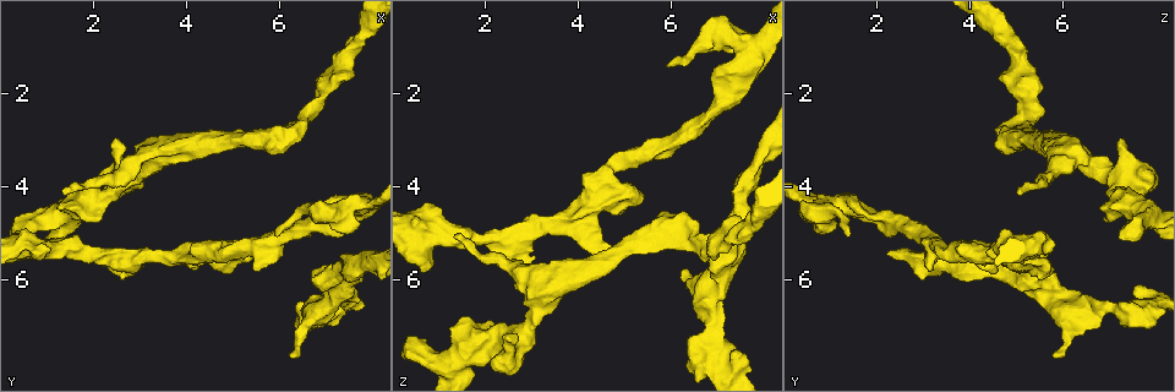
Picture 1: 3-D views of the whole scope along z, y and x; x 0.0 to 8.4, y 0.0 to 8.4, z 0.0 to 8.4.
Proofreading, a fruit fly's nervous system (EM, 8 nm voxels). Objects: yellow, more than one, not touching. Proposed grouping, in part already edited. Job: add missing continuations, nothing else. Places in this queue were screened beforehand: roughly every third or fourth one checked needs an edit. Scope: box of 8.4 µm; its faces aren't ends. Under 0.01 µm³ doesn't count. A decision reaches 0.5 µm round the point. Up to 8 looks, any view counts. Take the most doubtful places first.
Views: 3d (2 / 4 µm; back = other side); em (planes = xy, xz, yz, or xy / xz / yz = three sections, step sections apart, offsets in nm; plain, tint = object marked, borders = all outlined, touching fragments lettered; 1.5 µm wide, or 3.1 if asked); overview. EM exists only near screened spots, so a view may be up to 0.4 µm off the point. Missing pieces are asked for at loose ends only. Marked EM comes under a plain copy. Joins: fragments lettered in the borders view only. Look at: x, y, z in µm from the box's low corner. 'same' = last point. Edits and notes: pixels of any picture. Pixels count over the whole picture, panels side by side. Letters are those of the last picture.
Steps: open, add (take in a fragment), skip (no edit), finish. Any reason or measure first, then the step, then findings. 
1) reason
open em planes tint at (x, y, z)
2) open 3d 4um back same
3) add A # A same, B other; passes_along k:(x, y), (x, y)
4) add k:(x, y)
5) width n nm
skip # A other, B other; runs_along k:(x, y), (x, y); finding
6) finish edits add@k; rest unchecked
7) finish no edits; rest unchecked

an open end
open 3d 4um at (1.35, 4.20, 5.10)

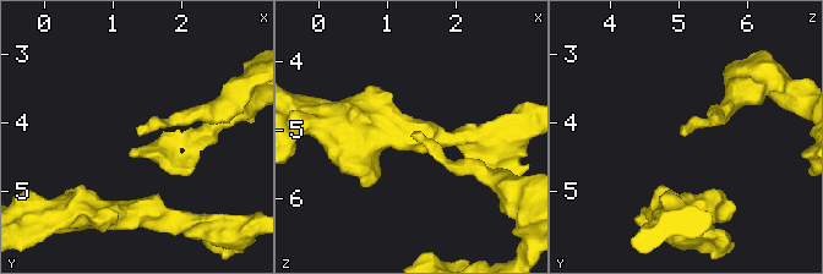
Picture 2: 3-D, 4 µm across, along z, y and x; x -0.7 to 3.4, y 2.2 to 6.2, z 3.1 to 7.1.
need the tissue
open em xy step 8 borders at (1.35, 4.15, 5.05)

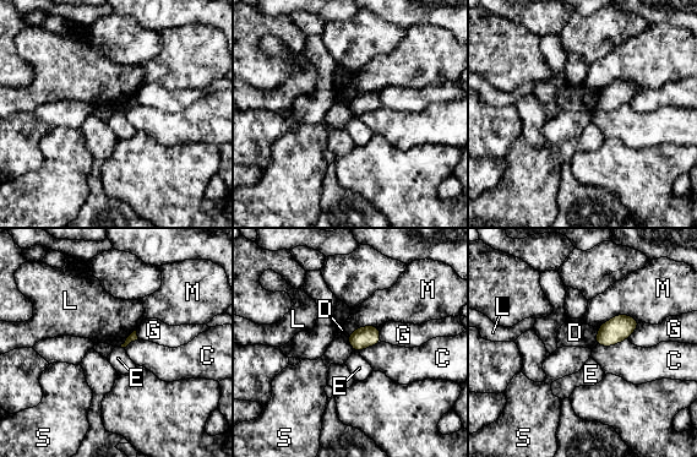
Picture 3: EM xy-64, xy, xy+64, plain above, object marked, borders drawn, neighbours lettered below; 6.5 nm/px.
skip # C other, D other, E other, G other, L other, M other, S other; border 3:(347, 337), (354, 351); none of them fits

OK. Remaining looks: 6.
an open end
open em xz step 8 tint at (5.95, 5.05, 1.45)

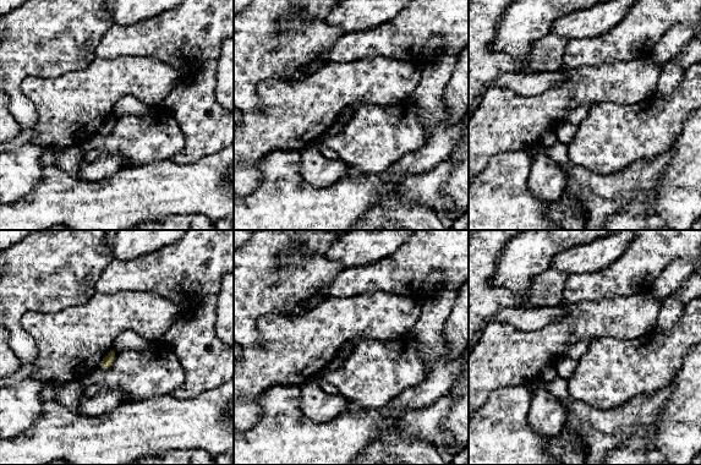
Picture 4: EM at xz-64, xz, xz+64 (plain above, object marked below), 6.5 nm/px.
open em planes borders same

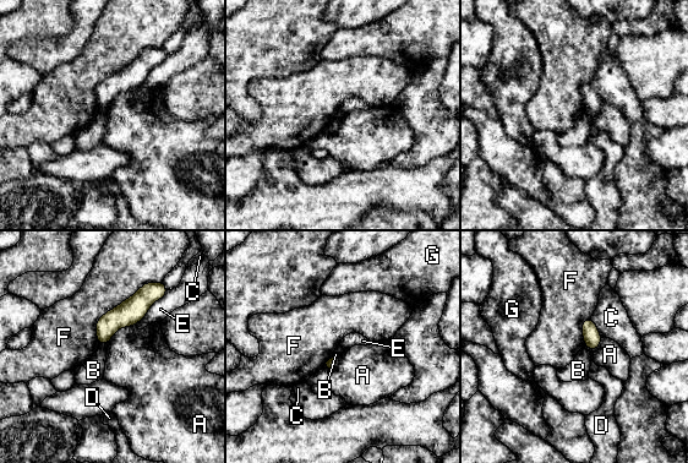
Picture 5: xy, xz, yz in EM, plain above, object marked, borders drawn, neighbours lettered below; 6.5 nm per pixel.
skip # A other, B other, C other, D other, E other, F other, G other; border 5:(135, 323), (120, 327), (105, 346); none of them fits

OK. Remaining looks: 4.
an open end
open 3d 4um at (6.35, 7.55, 5.80)

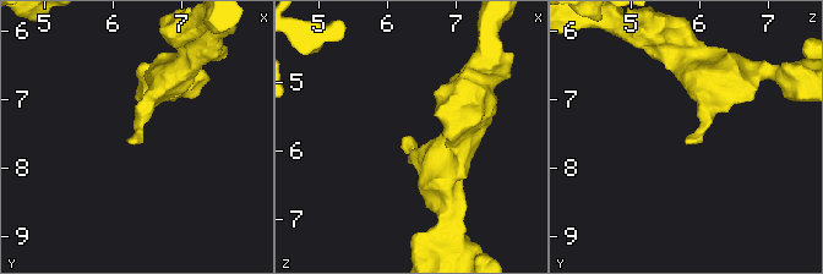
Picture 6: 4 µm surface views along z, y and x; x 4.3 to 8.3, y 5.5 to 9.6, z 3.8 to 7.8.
shape alone is not enough
open em planes borders at (6.35, 7.60, 5.75)

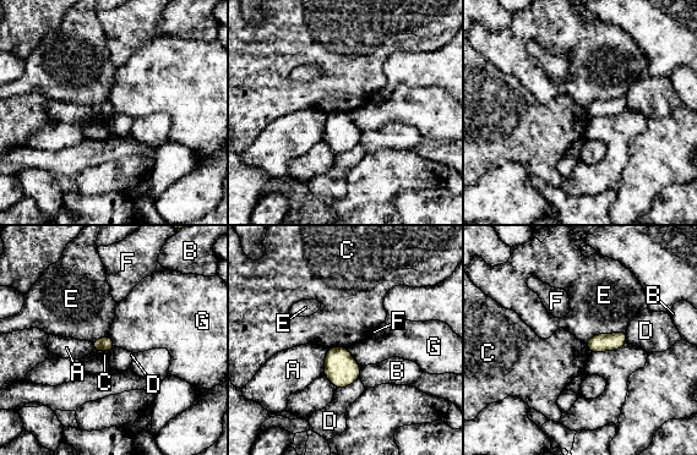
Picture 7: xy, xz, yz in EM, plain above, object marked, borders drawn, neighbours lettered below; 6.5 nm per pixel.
skip # A other, B other, C other, D other, E other, F other, G other; border 7:(347, 347), (327, 349); no lettered fragment goes on from it

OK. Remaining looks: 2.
finish no edits; rest unchecked

